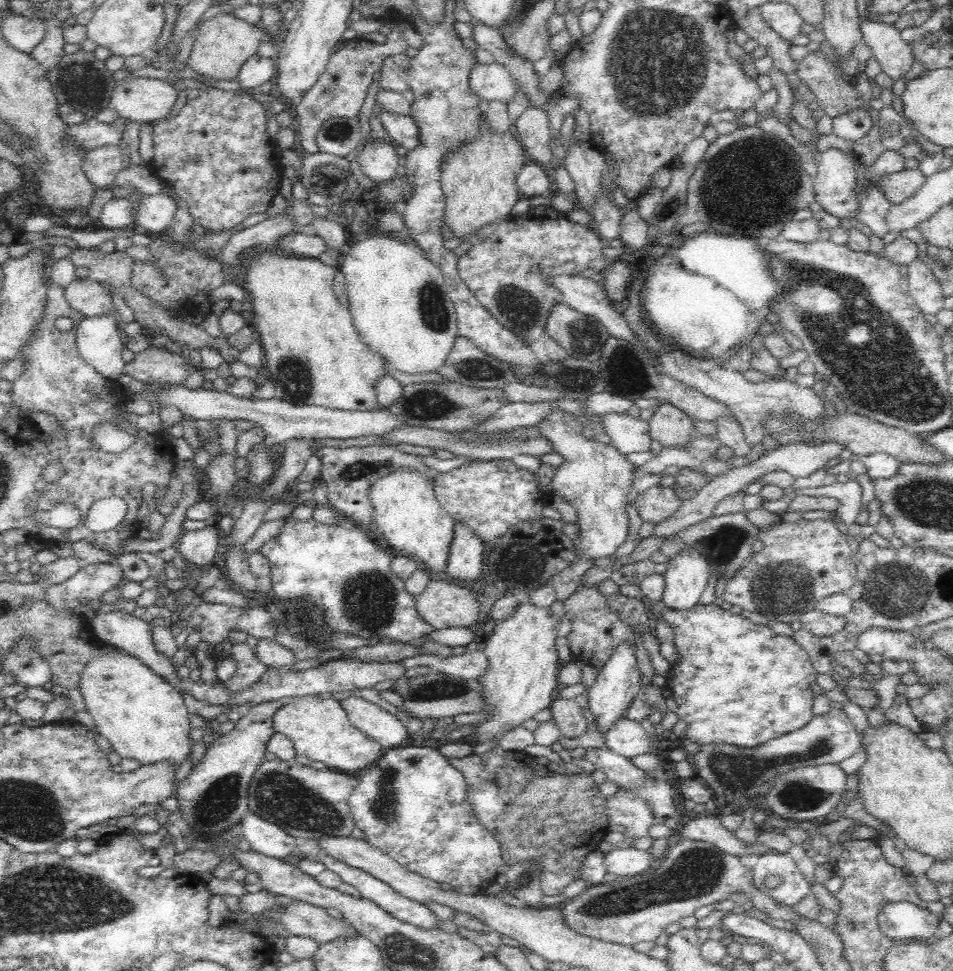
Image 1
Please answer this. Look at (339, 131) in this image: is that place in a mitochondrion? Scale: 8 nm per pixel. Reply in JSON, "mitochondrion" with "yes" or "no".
{"mitochondrion":"yes"}

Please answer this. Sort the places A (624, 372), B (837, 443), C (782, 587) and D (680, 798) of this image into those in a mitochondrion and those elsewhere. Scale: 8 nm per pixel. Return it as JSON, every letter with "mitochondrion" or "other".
{"A":"mitochondrion","B":"other","C":"mitochondrion","D":"other"}

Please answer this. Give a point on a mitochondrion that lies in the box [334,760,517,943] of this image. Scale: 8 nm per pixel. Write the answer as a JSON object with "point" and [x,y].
{"point":[384,809]}

